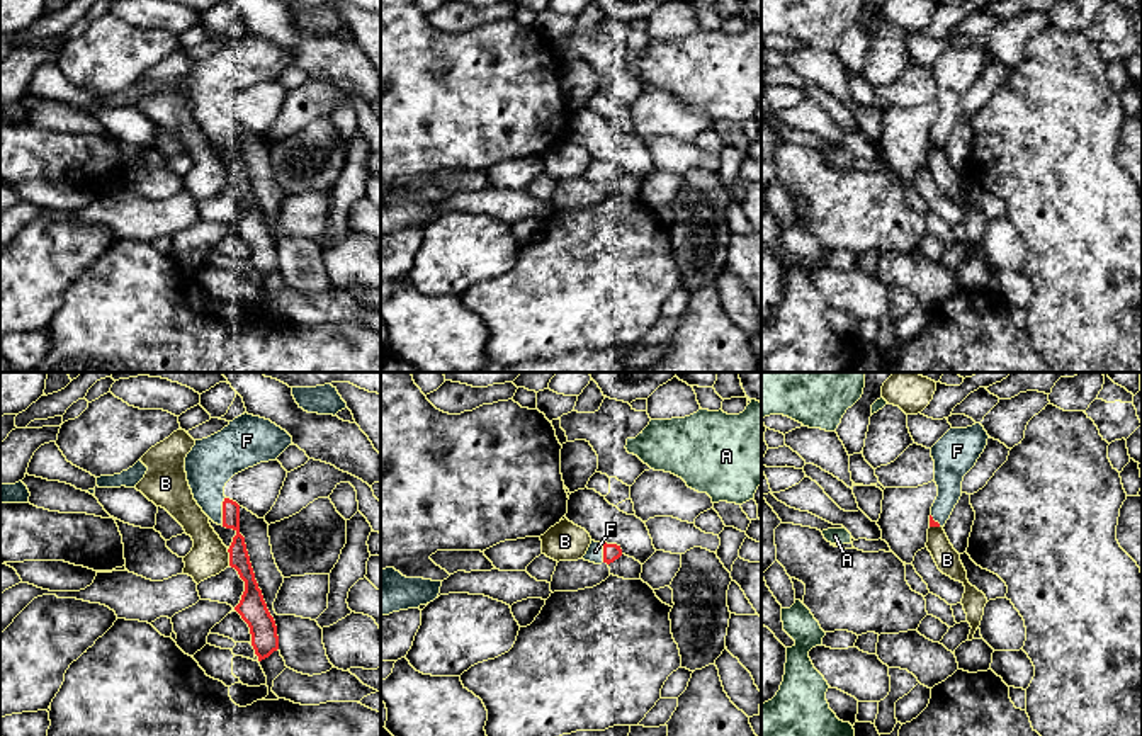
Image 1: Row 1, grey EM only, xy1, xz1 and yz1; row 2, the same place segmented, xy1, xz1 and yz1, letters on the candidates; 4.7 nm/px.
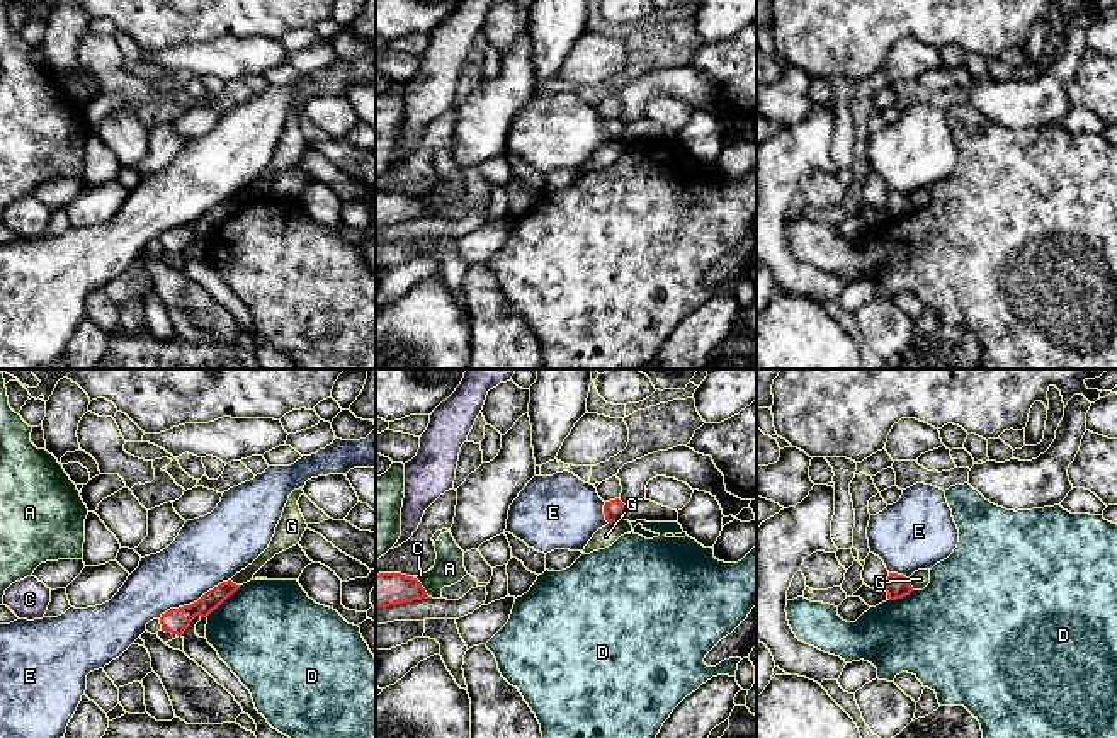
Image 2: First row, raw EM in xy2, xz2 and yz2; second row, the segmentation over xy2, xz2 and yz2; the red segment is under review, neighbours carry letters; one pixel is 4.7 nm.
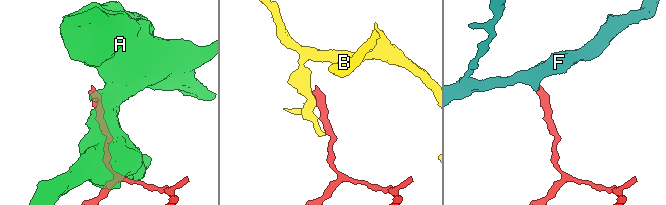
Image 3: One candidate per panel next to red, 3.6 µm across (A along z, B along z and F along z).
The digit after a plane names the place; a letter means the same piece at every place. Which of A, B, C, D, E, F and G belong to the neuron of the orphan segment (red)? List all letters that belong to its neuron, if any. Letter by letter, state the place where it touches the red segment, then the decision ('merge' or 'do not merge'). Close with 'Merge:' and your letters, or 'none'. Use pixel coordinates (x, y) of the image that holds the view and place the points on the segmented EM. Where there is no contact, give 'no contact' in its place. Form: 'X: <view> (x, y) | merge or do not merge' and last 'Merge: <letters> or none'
A: xz2 (424, 590) | do not merge
B: xy1 (230, 558) | do not merge
C: xz2 (415, 579) | do not merge
D: xy2 (223, 601) | do not merge
E: xy2 (194, 602) | do not merge
F: xy1 (223, 510) | merge
G: xz2 (616, 521) | do not merge
Merge: F

